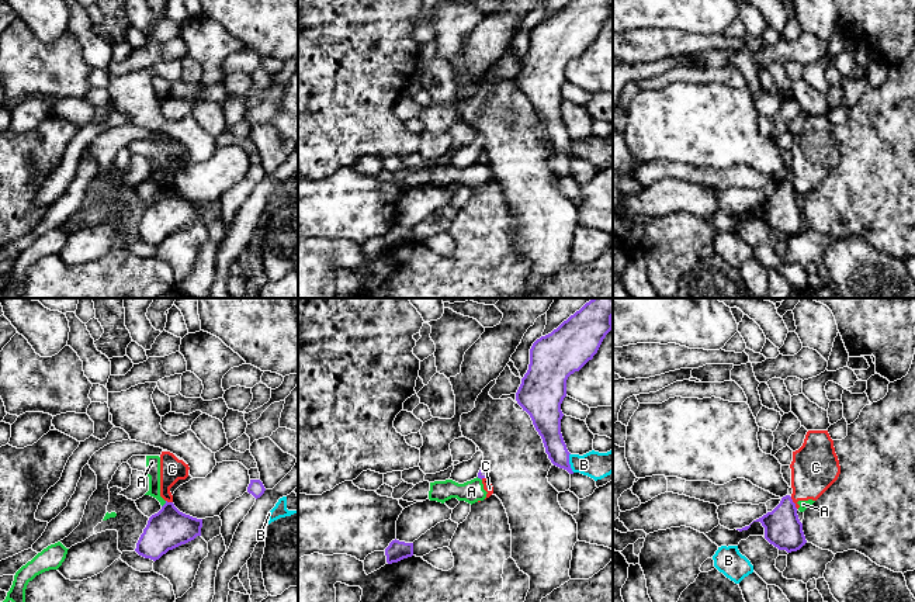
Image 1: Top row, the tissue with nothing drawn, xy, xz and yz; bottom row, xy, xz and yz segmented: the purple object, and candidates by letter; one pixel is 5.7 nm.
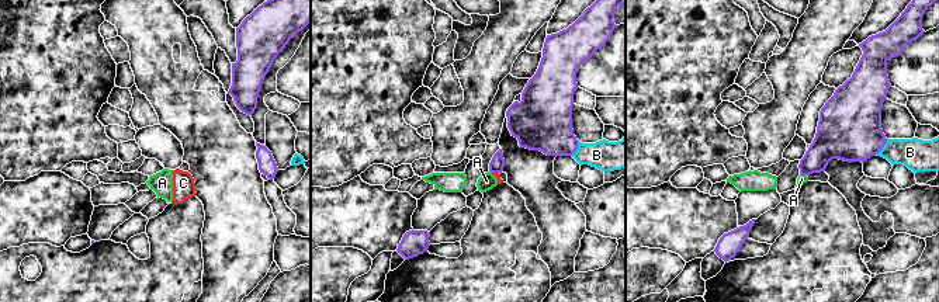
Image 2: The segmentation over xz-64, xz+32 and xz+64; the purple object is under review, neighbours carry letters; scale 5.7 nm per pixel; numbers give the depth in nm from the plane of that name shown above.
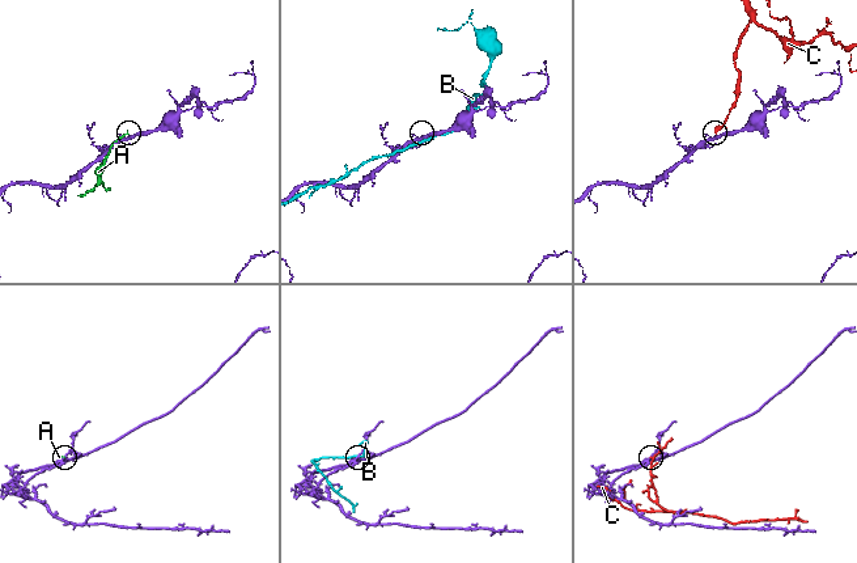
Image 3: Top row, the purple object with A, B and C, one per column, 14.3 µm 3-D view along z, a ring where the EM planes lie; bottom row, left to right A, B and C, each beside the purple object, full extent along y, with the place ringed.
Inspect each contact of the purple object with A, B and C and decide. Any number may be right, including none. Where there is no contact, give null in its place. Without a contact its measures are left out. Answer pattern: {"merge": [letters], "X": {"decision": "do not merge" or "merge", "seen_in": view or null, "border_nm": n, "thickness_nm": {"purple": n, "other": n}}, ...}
{"merge": [], "A": {"decision": "do not merge", "seen_in": "xy", "border_nm": 50, "thickness_nm": {"purple": 220, "other": 80}}, "B": {"decision": "do not merge", "seen_in": "xz", "border_nm": 110, "thickness_nm": {"purple": 140, "other": 150}}, "C": {"decision": "do not merge", "seen_in": "yz", "border_nm": 80, "thickness_nm": {"purple": 220, "other": 280}}}

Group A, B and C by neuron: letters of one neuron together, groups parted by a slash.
A C / B

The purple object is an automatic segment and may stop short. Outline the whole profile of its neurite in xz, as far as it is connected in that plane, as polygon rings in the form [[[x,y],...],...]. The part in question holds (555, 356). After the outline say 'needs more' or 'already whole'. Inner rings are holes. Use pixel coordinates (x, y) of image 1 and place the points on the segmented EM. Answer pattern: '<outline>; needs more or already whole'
[[[592,298],[551,333],[537,339],[530,349],[528,370],[516,392],[543,439],[551,463],[573,474],[569,452],[561,433],[561,404],[566,380],[597,353],[613,329],[613,298]]]; already whole

